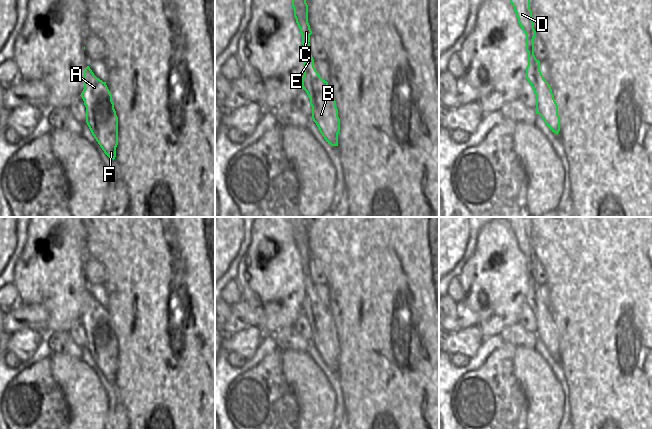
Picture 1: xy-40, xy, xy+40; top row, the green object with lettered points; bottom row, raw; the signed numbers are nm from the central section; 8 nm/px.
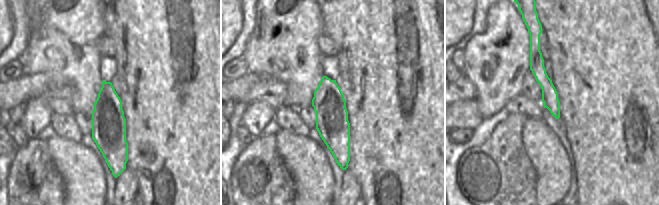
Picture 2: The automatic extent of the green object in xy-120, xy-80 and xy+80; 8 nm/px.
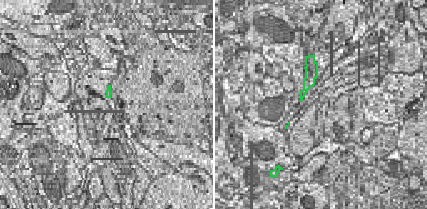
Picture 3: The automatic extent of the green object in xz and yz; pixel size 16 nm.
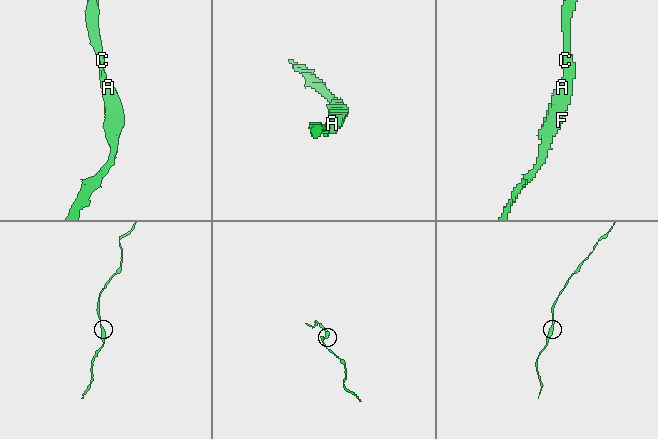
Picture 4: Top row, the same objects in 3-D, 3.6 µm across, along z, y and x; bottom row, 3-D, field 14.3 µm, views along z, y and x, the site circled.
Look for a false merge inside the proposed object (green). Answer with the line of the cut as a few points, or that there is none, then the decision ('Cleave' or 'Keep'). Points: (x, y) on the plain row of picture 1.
No split. Keep

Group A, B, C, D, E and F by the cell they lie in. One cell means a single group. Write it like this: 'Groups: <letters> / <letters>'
Groups: A B C D E F

